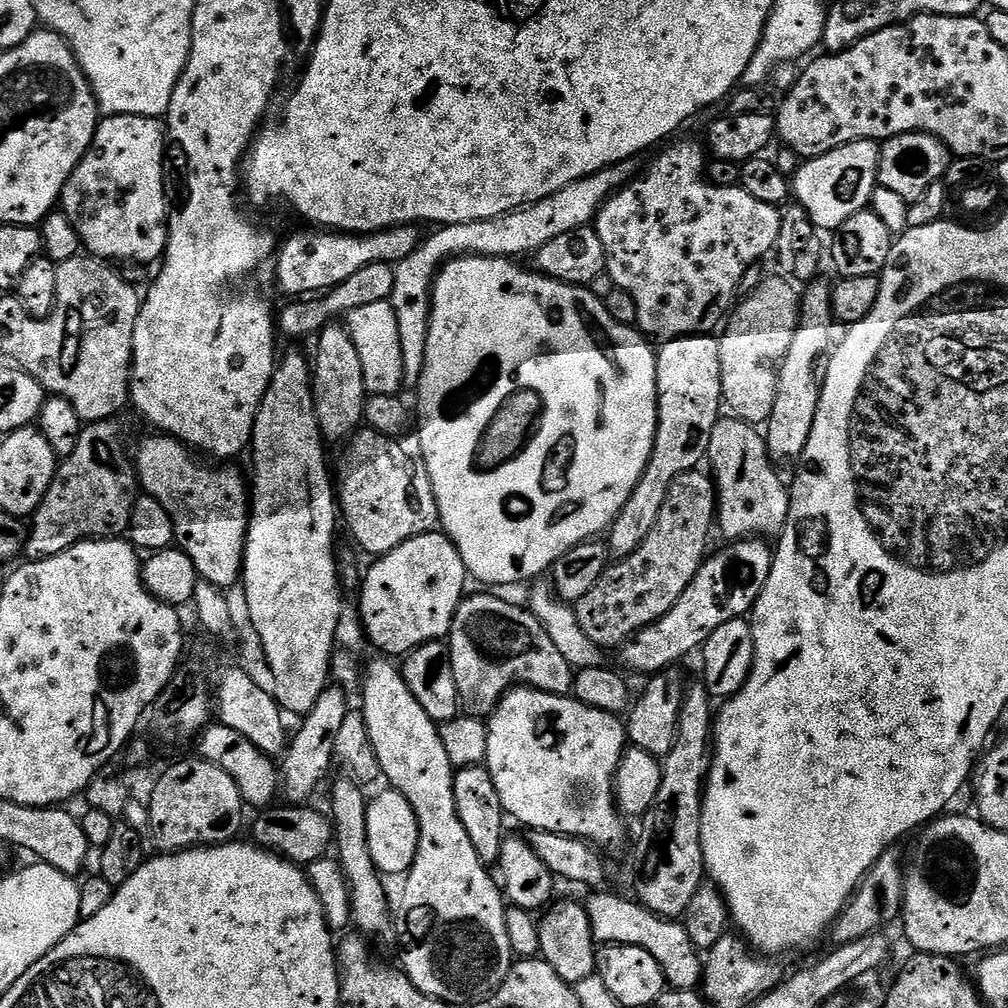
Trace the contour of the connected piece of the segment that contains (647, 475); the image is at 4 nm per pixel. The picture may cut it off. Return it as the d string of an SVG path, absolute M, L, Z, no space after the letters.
M710 334L683 336L682 339L665 341L659 347L656 360L655 444L638 486L607 533L611 561L625 560L645 541L658 520L674 478L680 473L695 471L699 463L707 459L710 435L722 416L724 403L721 392L721 348L717 337Z

